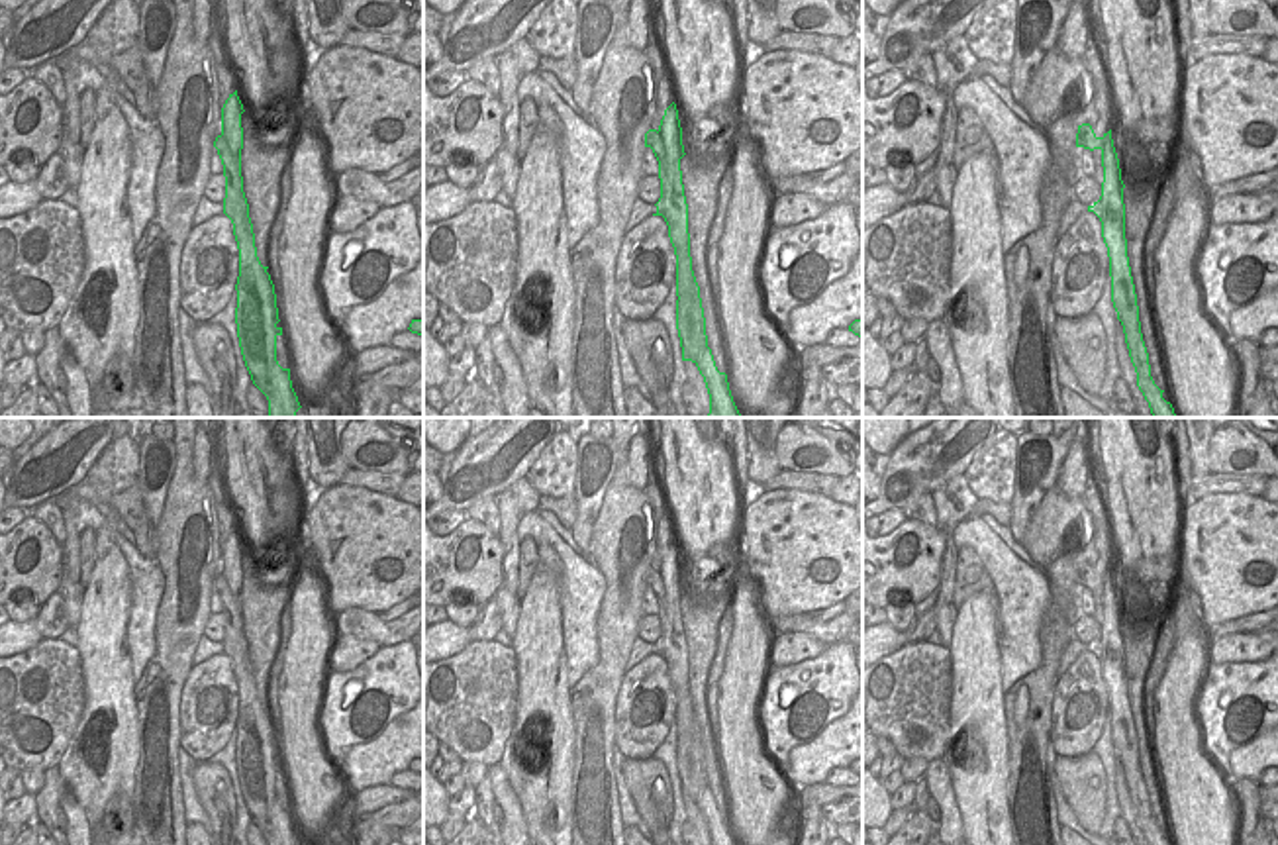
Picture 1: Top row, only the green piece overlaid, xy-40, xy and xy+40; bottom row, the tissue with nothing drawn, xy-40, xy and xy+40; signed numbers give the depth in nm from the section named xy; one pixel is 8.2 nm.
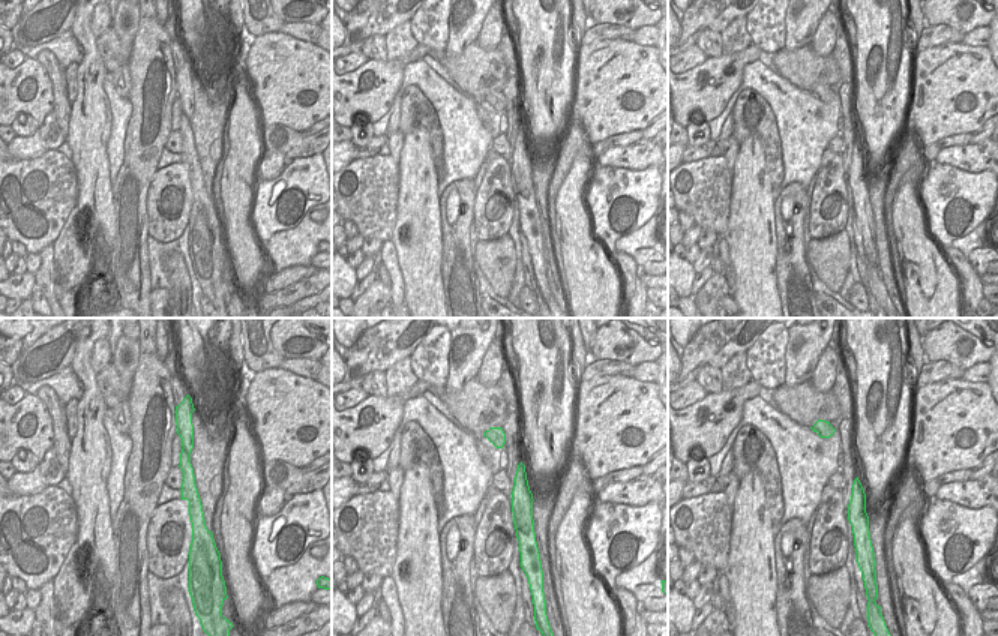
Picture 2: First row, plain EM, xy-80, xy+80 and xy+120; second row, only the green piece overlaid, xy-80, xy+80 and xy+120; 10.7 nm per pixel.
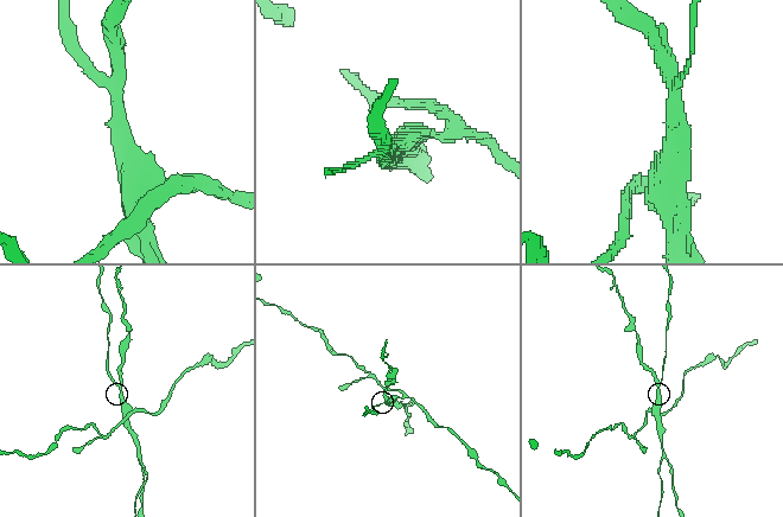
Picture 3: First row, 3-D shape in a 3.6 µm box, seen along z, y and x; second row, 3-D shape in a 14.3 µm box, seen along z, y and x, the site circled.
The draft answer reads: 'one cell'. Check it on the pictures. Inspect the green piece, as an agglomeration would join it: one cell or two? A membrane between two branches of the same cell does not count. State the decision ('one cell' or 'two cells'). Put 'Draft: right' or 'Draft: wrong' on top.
Draft: wrong
two cells

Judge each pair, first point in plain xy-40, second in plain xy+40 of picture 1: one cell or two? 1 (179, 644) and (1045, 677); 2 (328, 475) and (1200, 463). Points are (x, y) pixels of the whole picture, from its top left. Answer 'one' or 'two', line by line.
1: one
2: one

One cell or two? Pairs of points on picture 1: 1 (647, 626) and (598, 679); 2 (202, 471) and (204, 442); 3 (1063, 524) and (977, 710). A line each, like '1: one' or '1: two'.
1: two
2: one
3: two

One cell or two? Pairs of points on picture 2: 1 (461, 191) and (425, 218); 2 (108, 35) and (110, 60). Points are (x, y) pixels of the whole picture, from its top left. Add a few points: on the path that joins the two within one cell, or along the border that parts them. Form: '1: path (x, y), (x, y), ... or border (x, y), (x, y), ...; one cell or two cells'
1: border (438, 197), (440, 239), (443, 242); two cells
2: path (108, 41), (110, 54); one cell

